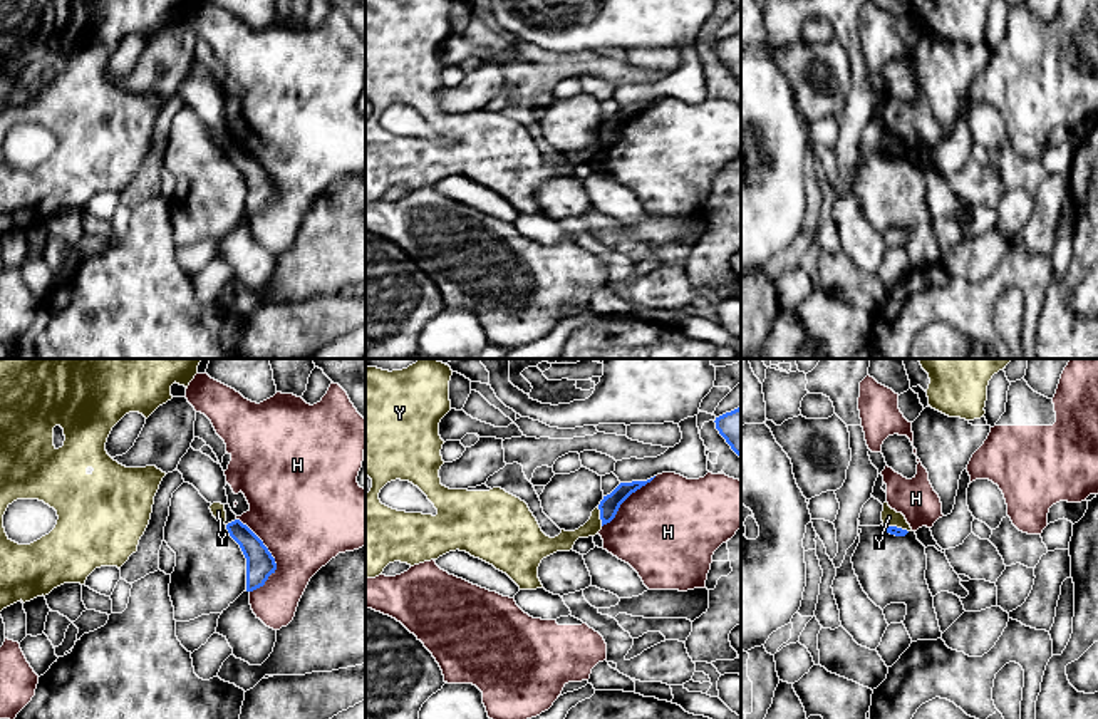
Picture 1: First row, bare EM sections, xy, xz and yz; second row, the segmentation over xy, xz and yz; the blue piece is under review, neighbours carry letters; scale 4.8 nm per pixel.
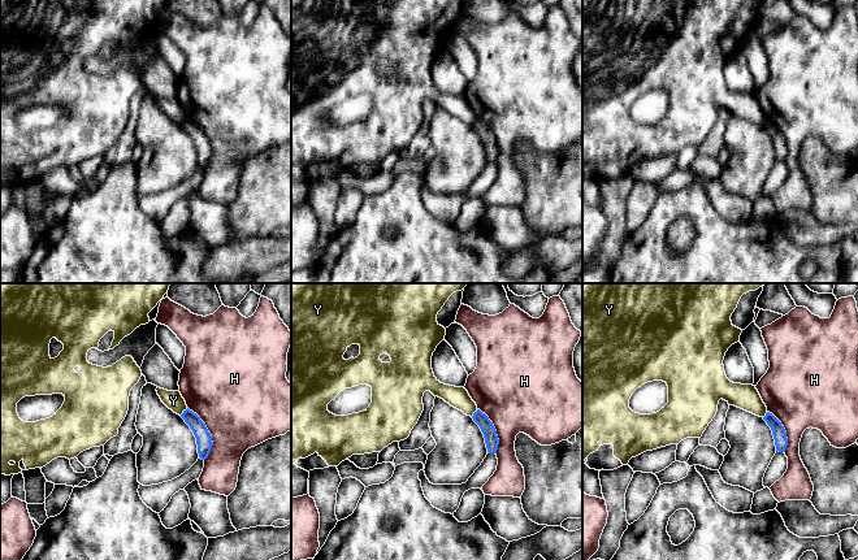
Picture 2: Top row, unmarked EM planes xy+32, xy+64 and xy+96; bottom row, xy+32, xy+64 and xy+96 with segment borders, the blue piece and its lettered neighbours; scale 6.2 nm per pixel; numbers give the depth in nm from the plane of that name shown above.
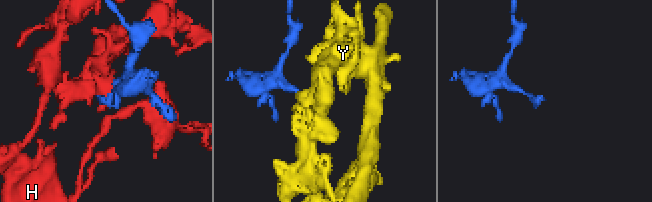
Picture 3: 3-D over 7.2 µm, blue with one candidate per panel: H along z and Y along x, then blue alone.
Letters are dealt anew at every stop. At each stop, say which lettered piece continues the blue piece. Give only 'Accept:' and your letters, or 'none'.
Accept: none

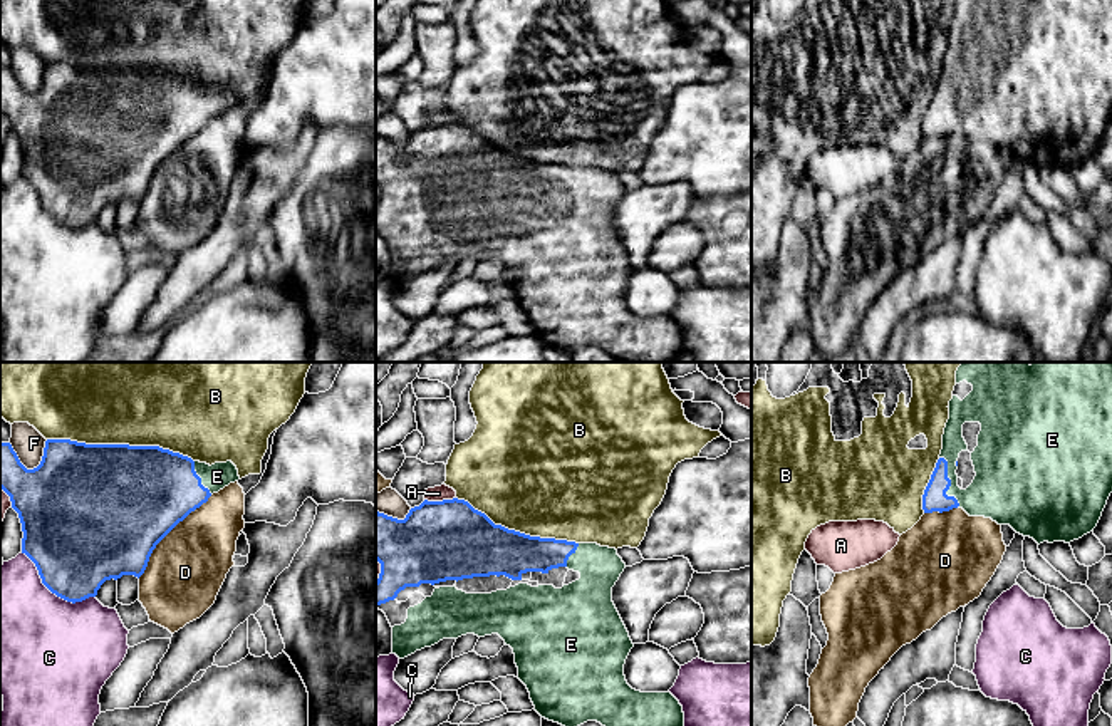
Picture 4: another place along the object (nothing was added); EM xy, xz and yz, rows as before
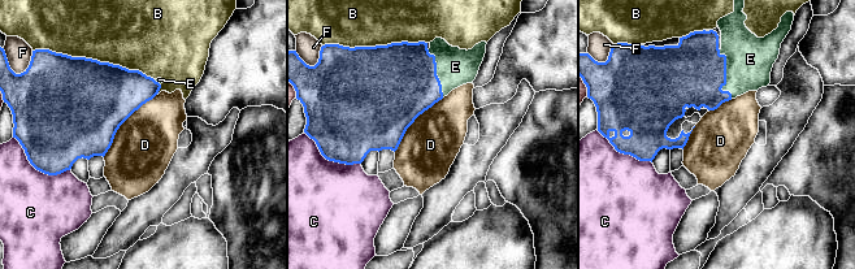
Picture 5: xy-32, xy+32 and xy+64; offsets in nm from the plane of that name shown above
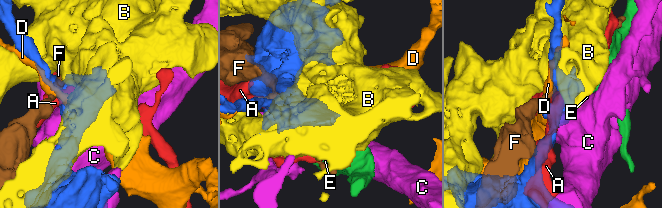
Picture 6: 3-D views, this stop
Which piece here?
Accept: E

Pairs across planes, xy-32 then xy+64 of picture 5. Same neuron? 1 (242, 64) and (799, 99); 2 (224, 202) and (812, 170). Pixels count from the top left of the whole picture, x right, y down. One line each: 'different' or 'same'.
1: different
2: same

